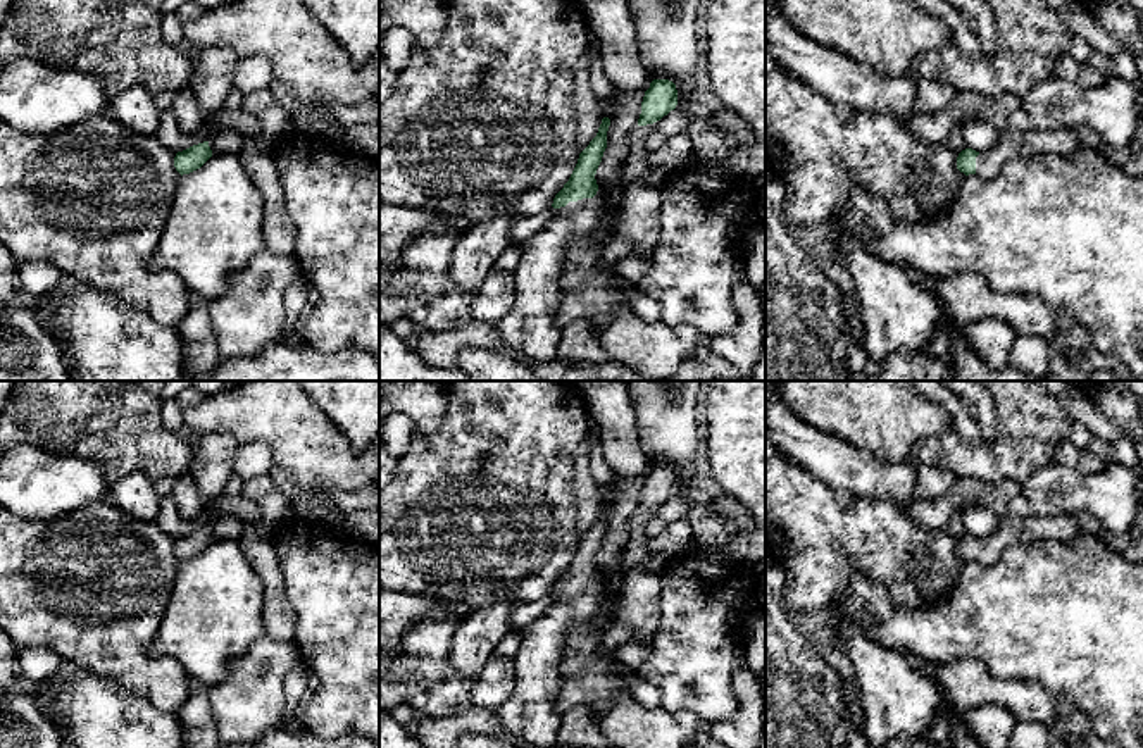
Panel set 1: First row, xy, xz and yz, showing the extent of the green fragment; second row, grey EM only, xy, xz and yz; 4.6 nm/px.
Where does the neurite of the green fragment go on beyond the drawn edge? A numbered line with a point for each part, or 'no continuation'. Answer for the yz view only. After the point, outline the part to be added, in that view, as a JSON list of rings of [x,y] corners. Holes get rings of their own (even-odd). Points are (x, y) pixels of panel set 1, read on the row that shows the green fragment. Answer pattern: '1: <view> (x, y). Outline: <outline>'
1: yz (1011, 143). Outline: [[[1007,128],[988,152],[976,157],[976,176],[996,178],[1012,159],[1036,157],[1045,153],[1071,155],[1076,148],[1100,152],[1107,143],[1088,128],[1060,128],[1053,131],[1017,131]]]

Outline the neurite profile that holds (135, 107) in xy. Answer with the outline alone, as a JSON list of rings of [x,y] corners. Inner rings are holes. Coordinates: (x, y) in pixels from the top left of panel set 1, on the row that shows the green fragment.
[[[140,84],[121,91],[107,103],[105,112],[138,134],[155,134],[160,121],[160,110],[153,95]]]

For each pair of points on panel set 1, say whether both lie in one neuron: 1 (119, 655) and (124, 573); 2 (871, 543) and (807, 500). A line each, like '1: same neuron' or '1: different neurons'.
1: same neuron
2: same neuron

